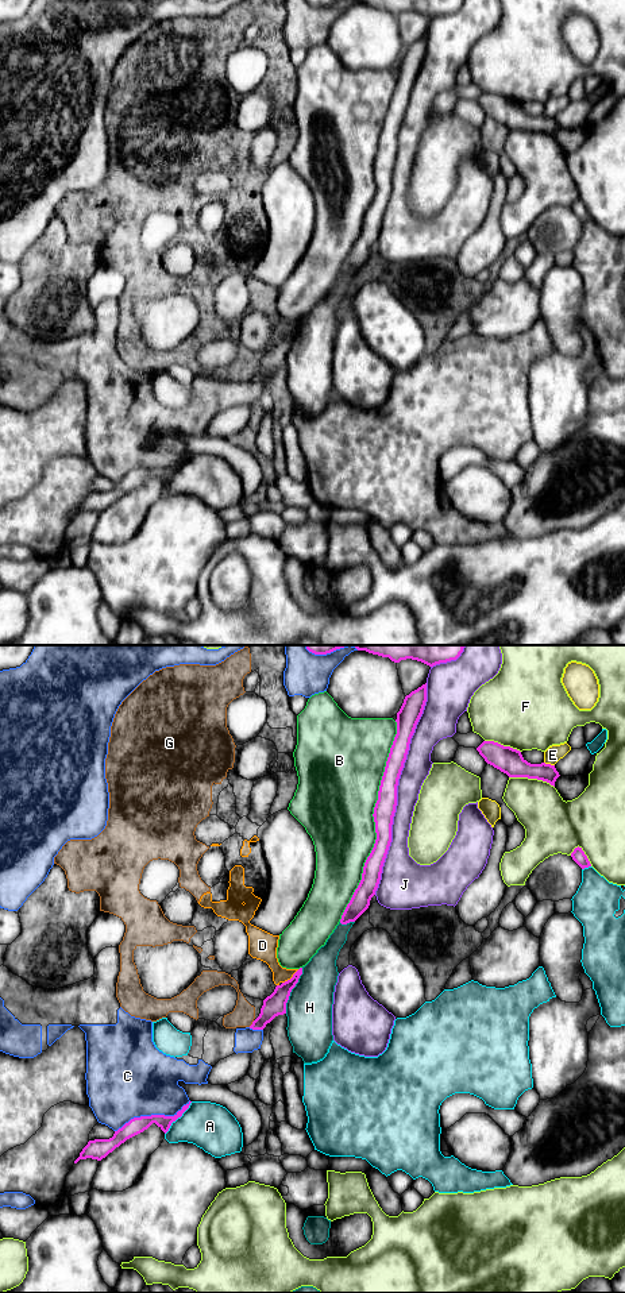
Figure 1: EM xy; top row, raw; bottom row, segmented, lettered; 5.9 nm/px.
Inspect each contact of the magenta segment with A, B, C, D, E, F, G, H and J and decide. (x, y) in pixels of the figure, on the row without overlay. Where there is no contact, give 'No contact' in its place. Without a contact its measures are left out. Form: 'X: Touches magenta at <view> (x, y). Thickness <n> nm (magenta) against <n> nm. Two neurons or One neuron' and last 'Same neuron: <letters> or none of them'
A: Touches magenta at xy (177, 470). Thickness 100 nm (magenta) against 280 nm. Two neurons
B: Touches magenta at xy (374, 173). Thickness 130 nm (magenta) against 460 nm. Two neurons
C: Touches magenta at xy (151, 467). Thickness 100 nm (magenta) against 460 nm. Two neurons
D: Touches magenta at xy (292, 329). Thickness 130 nm (magenta) against 160 nm. Two neurons
E: Touches magenta at xy (550, 116). Thickness 160 nm (magenta) against 100 nm. Two neurons
F: Touches magenta at xy (532, 130). Thickness 160 nm (magenta) against 300 nm. Two neurons
G: Touches magenta at xy (253, 375). Thickness 130 nm (magenta) against 140 nm. Two neurons
H: Touches magenta at xy (290, 343). Thickness 130 nm (magenta) against 280 nm. Two neurons
J: Touches magenta at xy (396, 141). Thickness 130 nm (magenta) against 160 nm. Two neurons
Same neuron: none of them

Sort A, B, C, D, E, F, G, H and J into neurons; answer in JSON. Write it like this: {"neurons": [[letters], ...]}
{"neurons": [["A"], ["B"], ["C"], ["D", "G"], ["E"], ["F"], ["H"], ["J"]]}

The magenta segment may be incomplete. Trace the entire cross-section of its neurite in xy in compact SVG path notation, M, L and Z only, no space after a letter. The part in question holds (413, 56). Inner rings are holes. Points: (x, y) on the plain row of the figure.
M427 35L406 47L397 65L397 86L390 100L373 166L377 192L364 215L362 232L342 267L342 277L355 274L369 260L370 252L378 240L382 219L391 194L398 131L406 112L410 90L423 66L425 54Z

